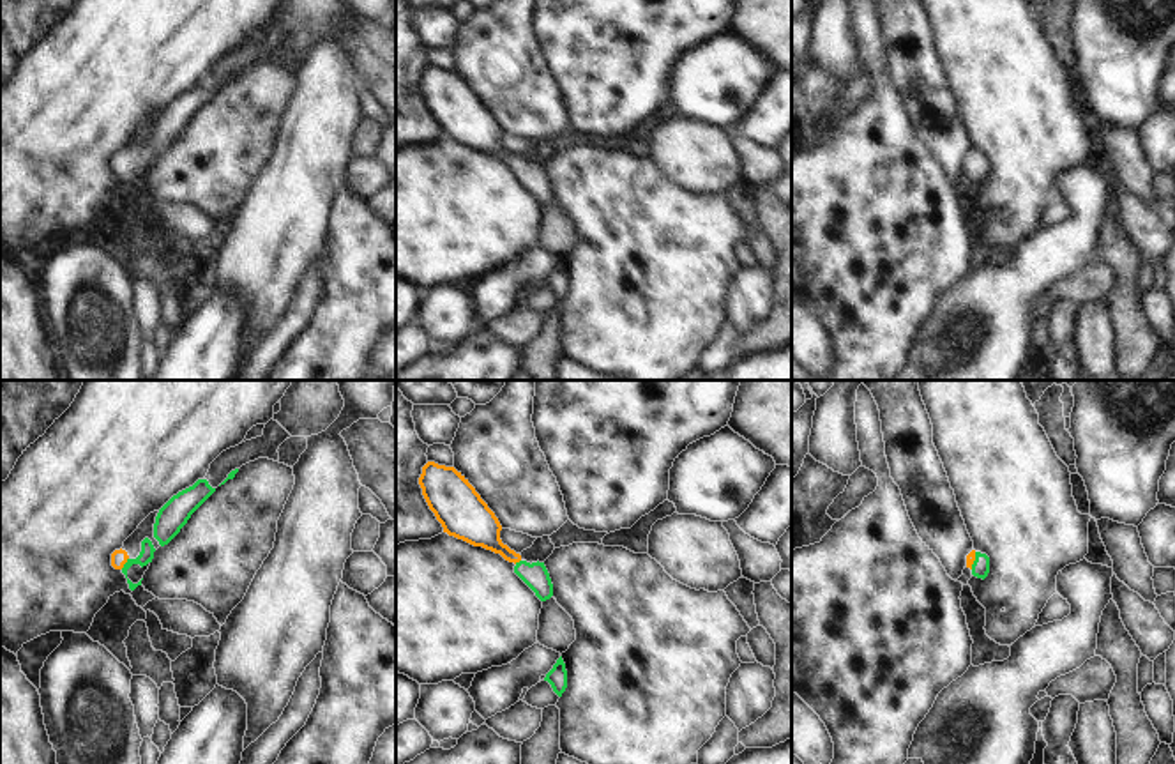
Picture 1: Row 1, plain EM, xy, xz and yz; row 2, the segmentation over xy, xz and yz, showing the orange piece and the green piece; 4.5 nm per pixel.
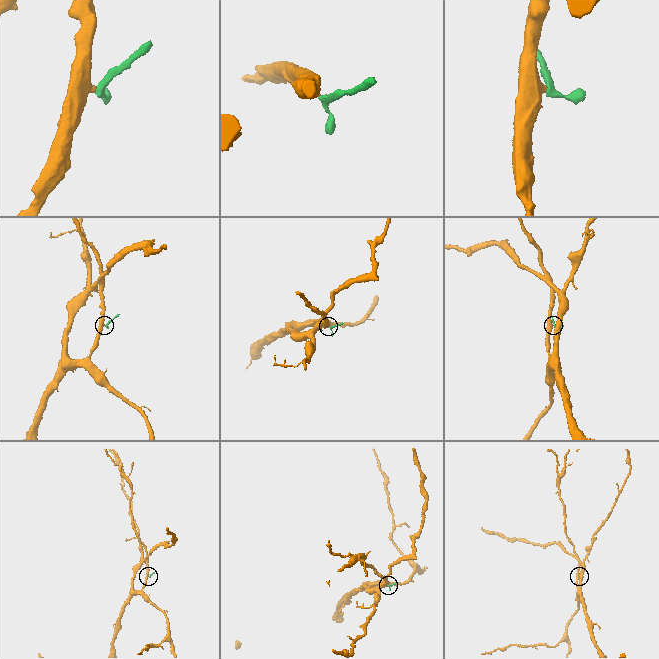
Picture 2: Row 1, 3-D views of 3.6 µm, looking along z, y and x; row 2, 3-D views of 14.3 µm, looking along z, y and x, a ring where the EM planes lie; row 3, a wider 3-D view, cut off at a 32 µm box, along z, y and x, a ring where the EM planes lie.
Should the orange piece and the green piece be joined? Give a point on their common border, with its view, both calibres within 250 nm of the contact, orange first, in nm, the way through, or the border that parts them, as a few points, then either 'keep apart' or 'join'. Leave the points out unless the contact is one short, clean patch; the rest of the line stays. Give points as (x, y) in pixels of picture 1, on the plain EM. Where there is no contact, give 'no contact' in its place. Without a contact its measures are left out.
meets orange in xy at (126, 165); 80 nm thick on the orange side, 70 nm on the other; runs through xy (119, 161), (126, 165), (136, 165), (145, 160); join

